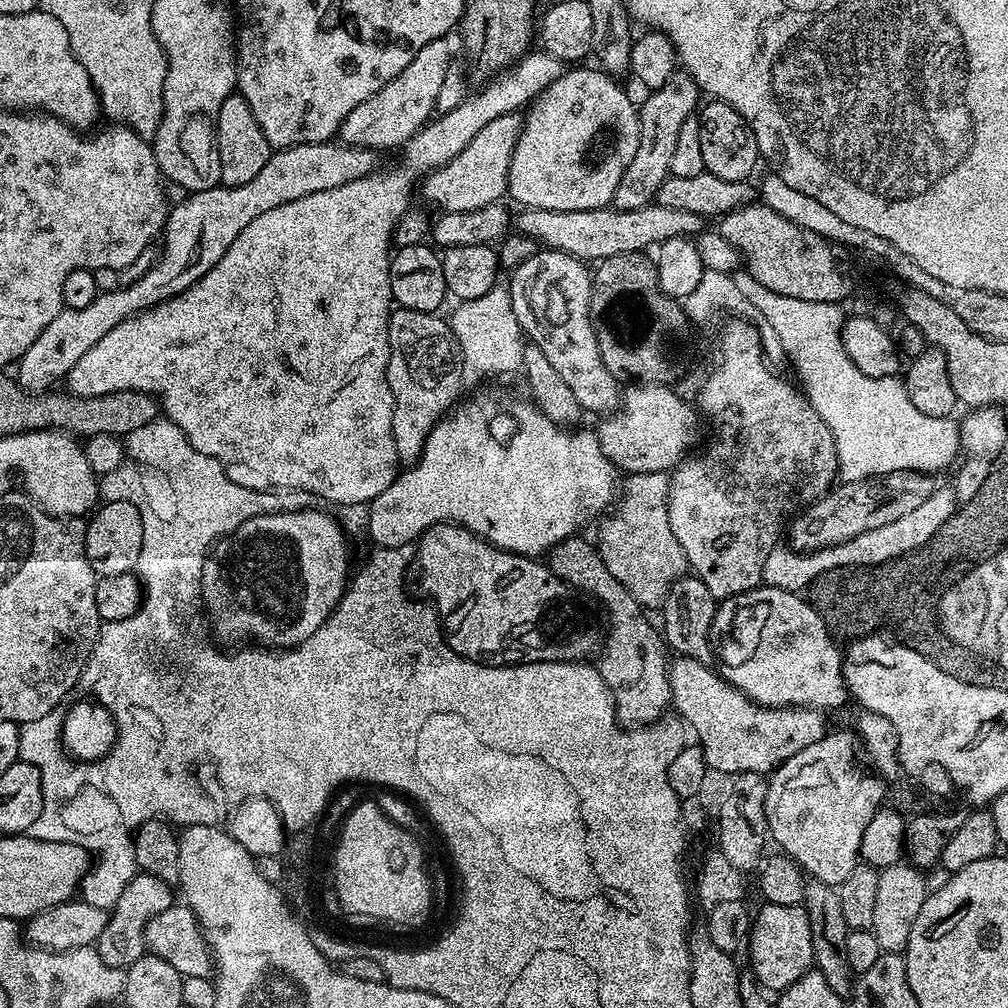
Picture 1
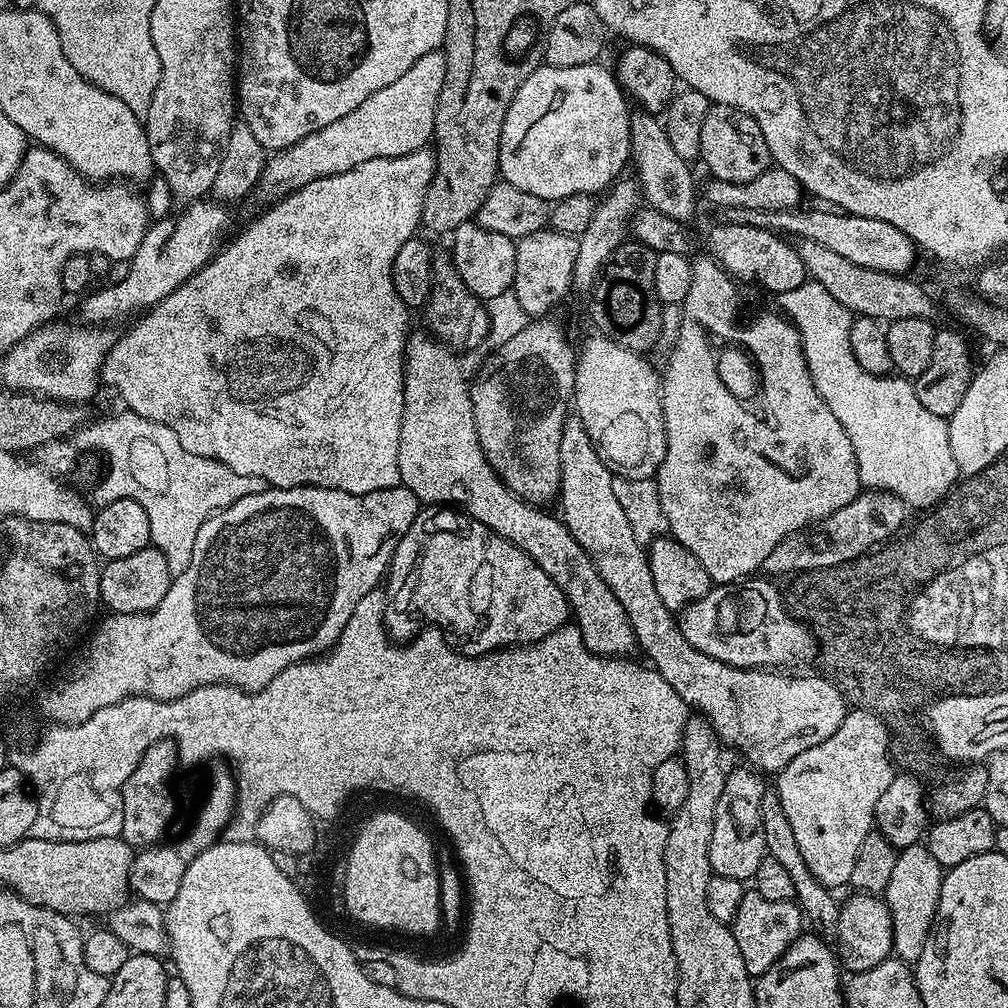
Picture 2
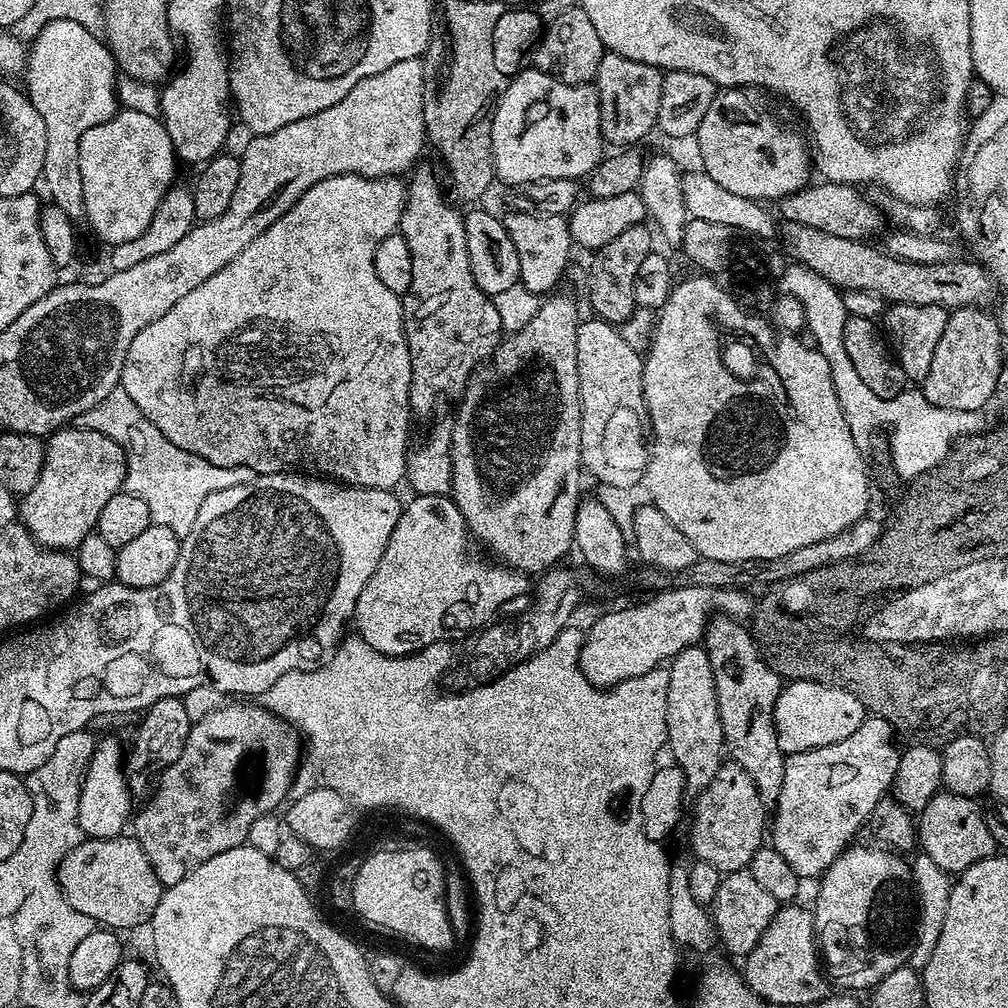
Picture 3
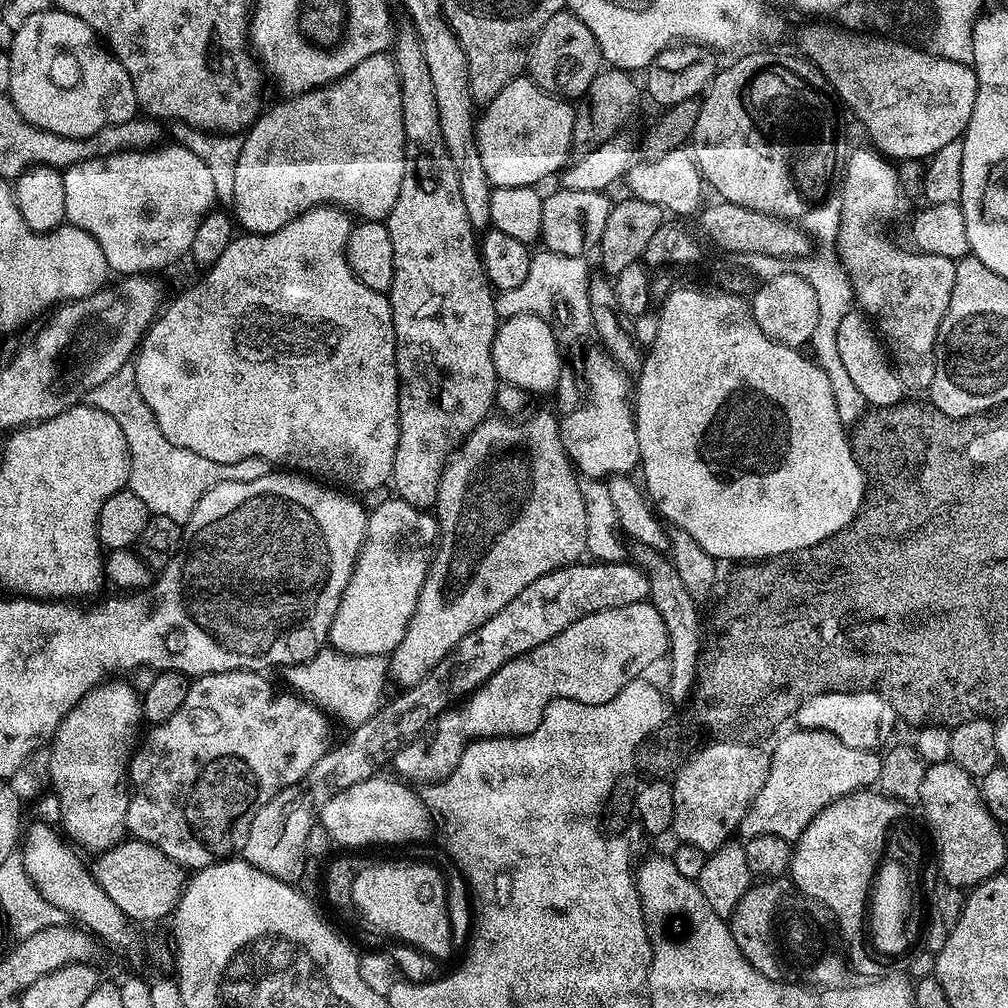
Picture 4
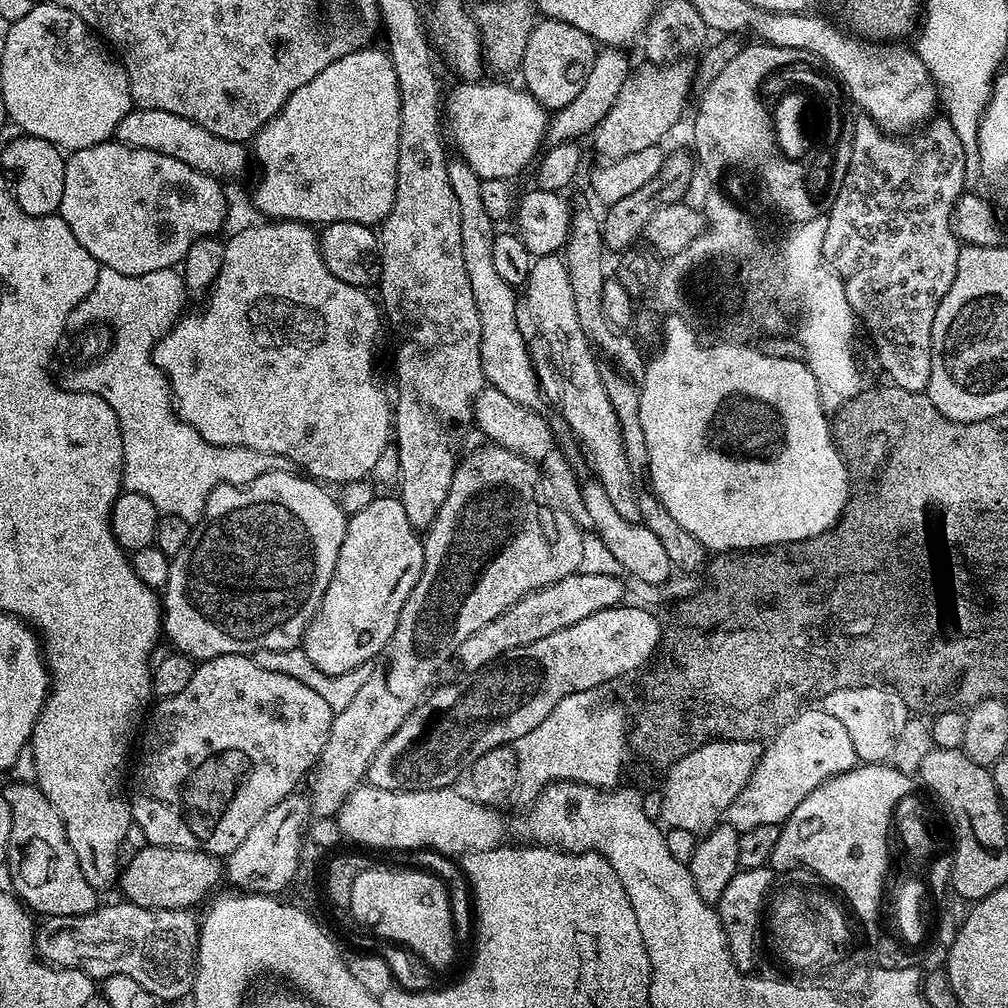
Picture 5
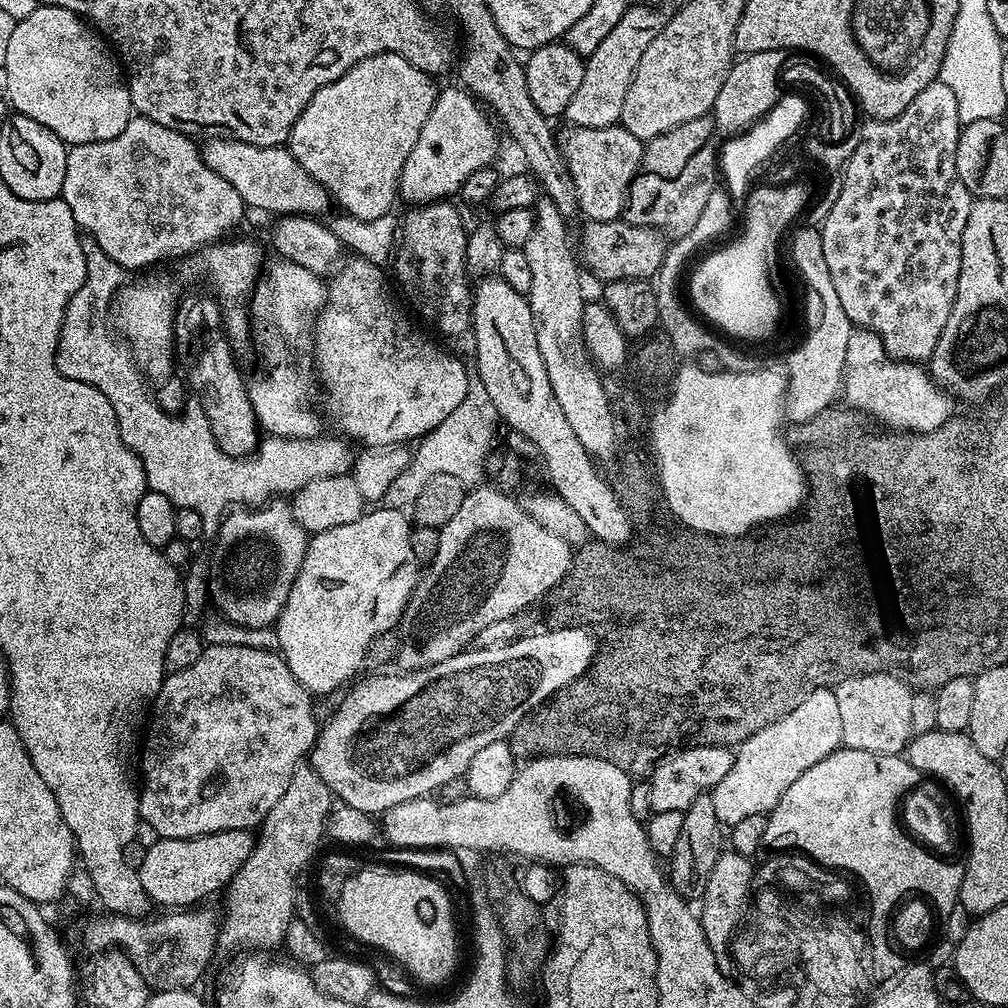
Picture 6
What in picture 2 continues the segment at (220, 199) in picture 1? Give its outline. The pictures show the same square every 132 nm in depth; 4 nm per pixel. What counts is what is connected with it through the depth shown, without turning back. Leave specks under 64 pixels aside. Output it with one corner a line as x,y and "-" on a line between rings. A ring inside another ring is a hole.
211,199
193,200
183,205
177,216
168,216
165,220
149,223
146,234
142,238
142,246
138,246
131,260
127,261
128,273
122,282
105,283
105,288
89,291
80,304
81,321
92,326
108,326
119,316
132,312
135,308
147,310
159,300
165,300
178,286
182,286
198,270
202,270
218,251
216,239
220,231
228,224
229,209
225,205

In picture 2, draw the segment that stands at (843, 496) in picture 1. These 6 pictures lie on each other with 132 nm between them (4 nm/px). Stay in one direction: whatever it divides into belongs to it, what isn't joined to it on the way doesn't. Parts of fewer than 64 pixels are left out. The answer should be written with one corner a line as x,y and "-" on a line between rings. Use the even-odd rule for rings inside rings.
862,490
853,500
846,502
842,510
834,510
834,514
782,538
782,542
778,542
774,550
770,550
770,558
766,558
763,571
772,578
791,577
793,574
813,572
850,562
889,543
899,533
896,531
903,526
908,515
910,509
902,502
902,498
889,492

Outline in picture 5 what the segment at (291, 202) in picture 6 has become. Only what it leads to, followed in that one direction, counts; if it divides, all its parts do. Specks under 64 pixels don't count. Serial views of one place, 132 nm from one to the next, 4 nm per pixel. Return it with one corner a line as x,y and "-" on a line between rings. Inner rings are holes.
133,108
116,127
115,139
132,148
150,149
156,153
166,154
167,157
176,158
192,169
208,176
215,176
219,180
239,179
247,164
250,164
249,151
247,154
247,147
241,141
218,138
197,123
166,110

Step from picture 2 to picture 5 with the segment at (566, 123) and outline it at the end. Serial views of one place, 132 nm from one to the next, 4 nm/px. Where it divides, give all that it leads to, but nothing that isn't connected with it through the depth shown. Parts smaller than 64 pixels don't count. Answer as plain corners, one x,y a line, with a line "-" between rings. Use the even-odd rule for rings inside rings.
460,82
452,93
446,96
446,128
452,131
452,140
456,143
459,159
470,166
470,170
474,170
474,174
478,174
481,180
507,180
511,181
512,176
516,176
528,163
531,165
537,159
538,153
541,151
540,143
545,143
548,135
548,121
550,119
549,109
543,108
536,99
531,96
523,87
515,88
512,84
484,84
485,82

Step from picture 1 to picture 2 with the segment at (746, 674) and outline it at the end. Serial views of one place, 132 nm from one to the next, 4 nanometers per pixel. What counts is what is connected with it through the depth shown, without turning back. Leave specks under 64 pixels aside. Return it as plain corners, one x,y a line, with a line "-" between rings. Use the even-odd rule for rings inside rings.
760,578
745,579
739,586
714,586
679,613
678,623
686,642
694,650
702,650
702,654
710,654
710,658
735,668
796,670
799,664
815,661
818,645
811,627
788,612
785,597
771,579
756,579

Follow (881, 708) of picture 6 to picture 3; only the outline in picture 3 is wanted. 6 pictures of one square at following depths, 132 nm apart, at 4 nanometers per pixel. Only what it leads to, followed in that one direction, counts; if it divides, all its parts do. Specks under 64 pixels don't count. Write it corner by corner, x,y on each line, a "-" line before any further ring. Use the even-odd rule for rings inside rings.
809,680
785,683
774,706
774,722
778,746
785,752
805,752
850,738
866,718
864,703
854,694
830,684
815,684

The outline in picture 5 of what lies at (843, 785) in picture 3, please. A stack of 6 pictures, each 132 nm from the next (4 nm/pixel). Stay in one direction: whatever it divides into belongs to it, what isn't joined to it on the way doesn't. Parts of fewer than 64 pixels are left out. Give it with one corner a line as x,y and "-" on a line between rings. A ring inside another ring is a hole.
805,707
763,749
745,788
730,802
727,823
733,824
739,833
754,830
754,826
781,825
794,814
806,794
857,764
854,742
846,734
846,726
834,714
826,714
823,707

